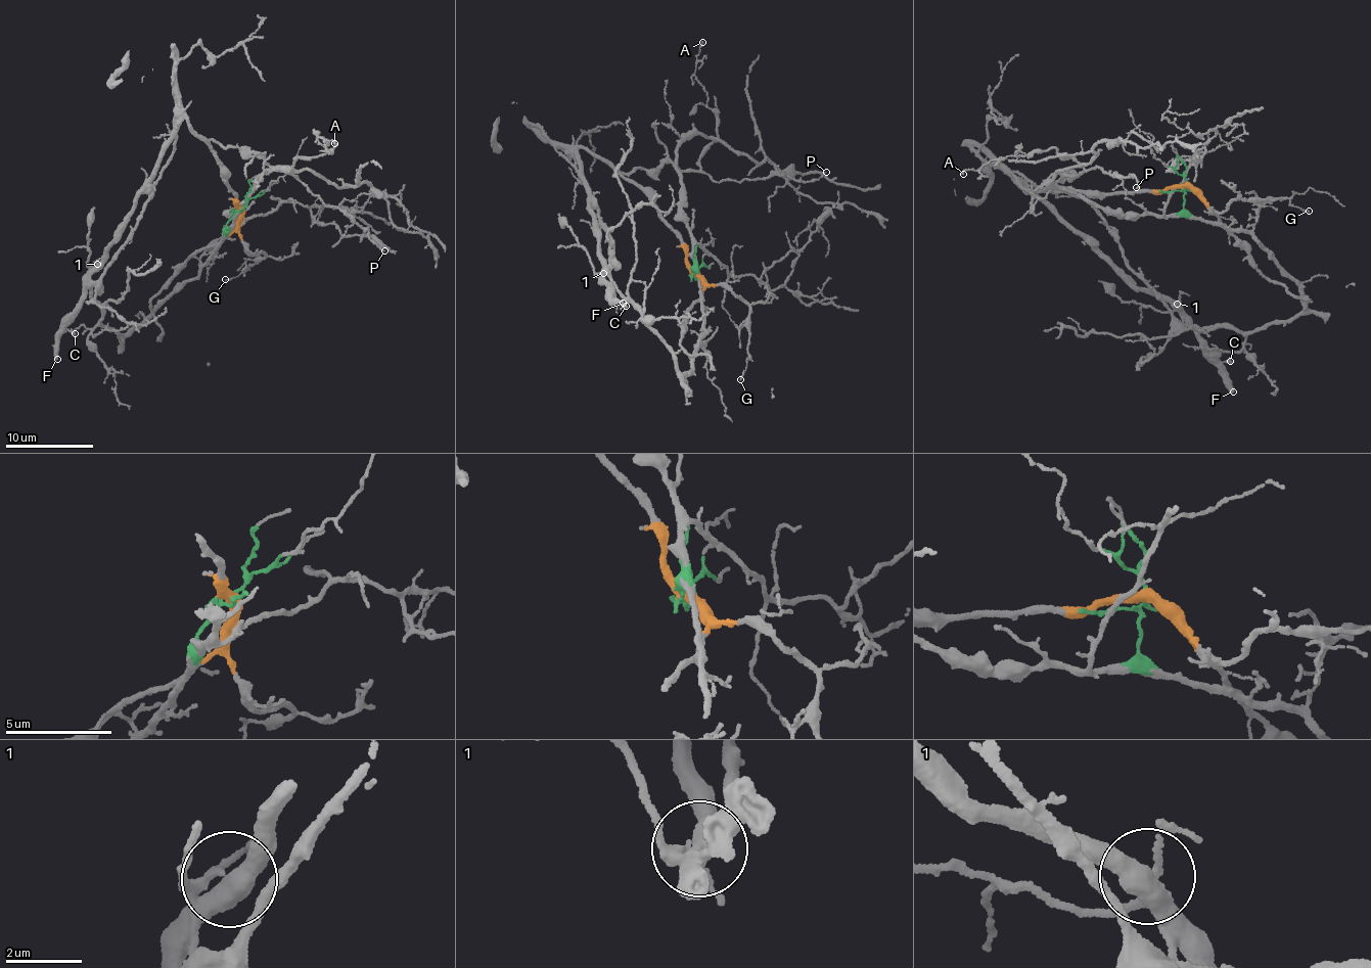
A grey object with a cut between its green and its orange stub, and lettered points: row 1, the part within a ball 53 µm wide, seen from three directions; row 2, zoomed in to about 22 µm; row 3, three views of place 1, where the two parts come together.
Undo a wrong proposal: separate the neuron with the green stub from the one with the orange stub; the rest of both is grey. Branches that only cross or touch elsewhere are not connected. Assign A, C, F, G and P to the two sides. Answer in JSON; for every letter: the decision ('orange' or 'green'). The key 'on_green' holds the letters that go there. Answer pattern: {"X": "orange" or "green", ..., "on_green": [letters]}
{"A": "orange", "C": "orange", "F": "orange", "G": "orange", "P": "orange", "on_green": []}

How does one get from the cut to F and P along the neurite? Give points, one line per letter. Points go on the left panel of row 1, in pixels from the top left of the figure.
F: (239, 208), (237, 195), (211, 150), (182, 121), (96, 271), (88, 279), (75, 318), (61, 334), (57, 359)
P: (239, 208), (212, 141), (248, 149), (269, 167), (294, 174), (384, 251)

